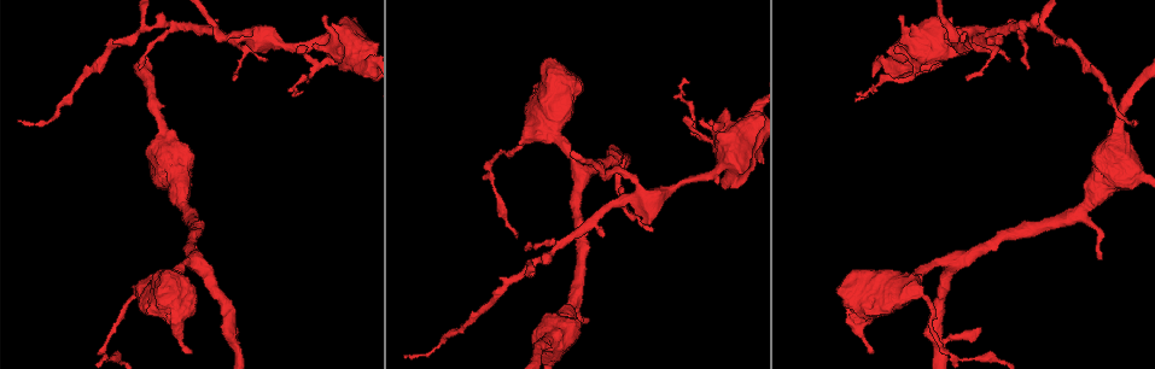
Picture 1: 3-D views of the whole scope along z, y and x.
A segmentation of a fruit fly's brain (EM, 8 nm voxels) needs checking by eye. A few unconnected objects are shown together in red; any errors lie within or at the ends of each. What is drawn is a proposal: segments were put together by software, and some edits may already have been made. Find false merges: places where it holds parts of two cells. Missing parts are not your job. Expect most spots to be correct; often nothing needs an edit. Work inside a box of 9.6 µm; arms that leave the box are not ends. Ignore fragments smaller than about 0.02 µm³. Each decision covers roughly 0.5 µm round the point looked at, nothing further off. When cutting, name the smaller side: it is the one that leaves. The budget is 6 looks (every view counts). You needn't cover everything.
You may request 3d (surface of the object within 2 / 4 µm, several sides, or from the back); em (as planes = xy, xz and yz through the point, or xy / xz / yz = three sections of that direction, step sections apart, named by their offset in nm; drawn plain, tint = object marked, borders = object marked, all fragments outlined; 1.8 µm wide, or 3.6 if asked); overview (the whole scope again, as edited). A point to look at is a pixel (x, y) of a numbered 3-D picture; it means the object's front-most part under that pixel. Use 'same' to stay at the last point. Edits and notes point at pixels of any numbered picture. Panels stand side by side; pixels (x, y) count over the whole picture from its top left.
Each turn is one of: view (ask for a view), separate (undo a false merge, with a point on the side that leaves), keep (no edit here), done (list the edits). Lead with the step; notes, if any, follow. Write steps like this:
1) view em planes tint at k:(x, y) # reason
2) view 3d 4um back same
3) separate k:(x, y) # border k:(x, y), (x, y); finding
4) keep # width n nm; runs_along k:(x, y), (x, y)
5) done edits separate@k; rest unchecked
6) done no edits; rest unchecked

view em 3.6um planes tint at 1:(354, 52)

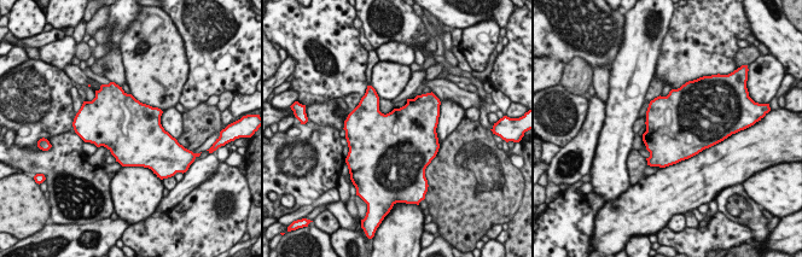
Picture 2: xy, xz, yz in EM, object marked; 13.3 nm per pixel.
keep # width 800 nm; all the same cell

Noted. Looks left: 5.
view 3d 4um at 1:(256, 29) # two arms in line, one across

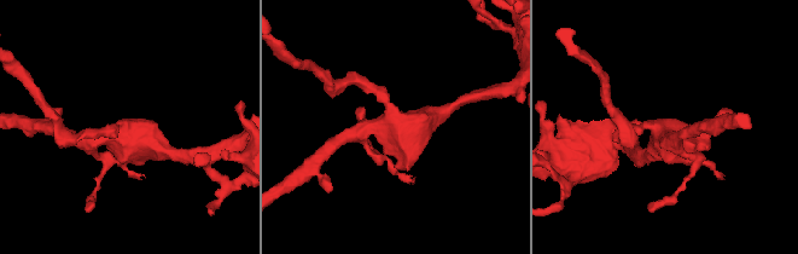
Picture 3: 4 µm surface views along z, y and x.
view em 3.6um xy step 4 tint at 3:(392, 115) # shape alone is not enough

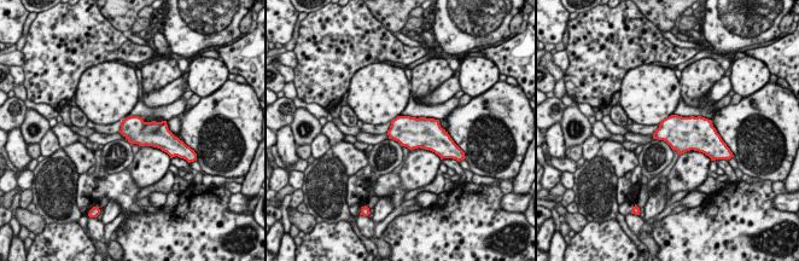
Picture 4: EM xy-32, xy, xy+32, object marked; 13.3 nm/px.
view em 3.6um planes tint same # cut it another way

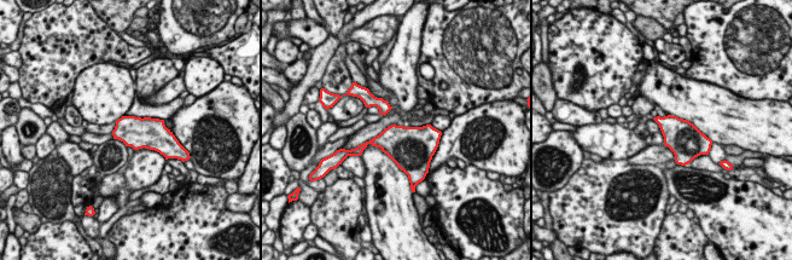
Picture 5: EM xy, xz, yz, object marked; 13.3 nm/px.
keep # width 400 nm; one cell here

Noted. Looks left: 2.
view em planes tint at 1:(143, 28) # three arms meet

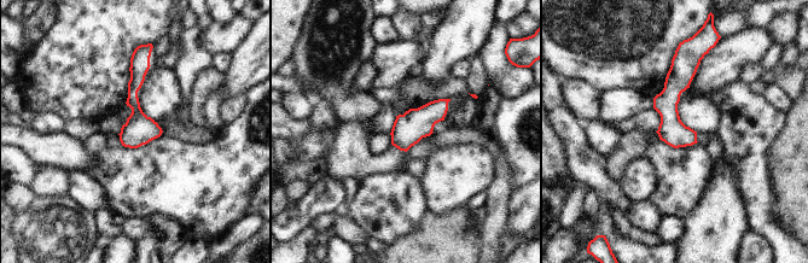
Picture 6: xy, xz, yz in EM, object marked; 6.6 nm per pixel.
keep # width 180 nm; runs_along 6:(141, 59), (133, 87), (132, 145); continuous, no second cell

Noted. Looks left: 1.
done no edits; rest unchecked

